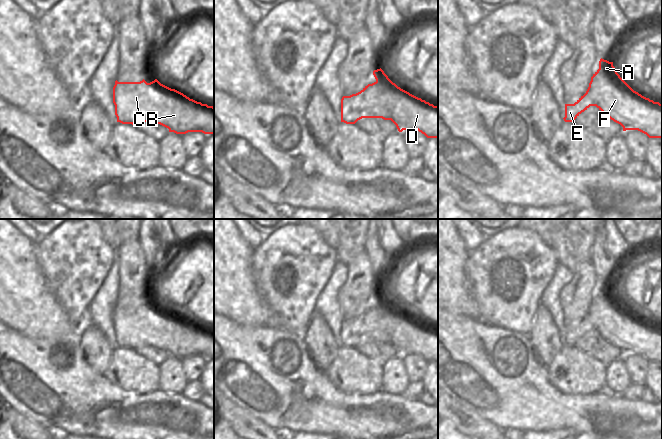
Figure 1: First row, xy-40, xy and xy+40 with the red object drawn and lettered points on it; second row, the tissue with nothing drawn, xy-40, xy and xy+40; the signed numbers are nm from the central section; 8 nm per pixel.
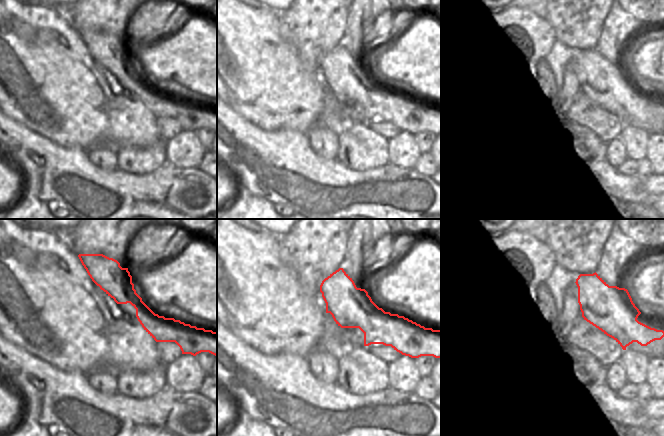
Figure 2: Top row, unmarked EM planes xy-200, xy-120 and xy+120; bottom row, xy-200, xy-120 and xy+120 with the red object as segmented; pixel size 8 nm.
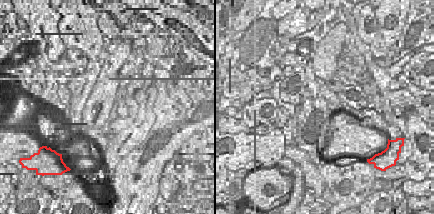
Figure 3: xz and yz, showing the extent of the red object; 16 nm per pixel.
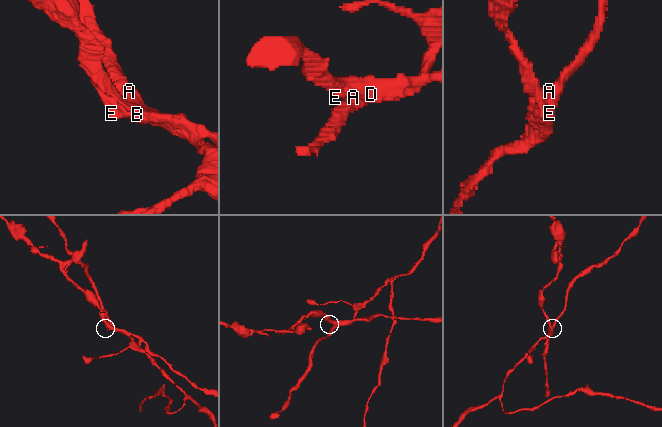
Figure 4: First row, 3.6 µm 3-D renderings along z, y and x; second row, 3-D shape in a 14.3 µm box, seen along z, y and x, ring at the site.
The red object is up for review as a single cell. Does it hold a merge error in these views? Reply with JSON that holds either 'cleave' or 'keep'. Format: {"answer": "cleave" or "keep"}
{"answer": "cleave"}

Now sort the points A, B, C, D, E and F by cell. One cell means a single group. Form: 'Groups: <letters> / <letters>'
Groups: A D F / B C E.

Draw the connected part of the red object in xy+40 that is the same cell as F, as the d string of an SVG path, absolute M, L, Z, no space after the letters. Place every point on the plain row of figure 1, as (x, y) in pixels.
M600 283L599 293L591 301L586 318L605 340L620 348L623 355L638 354L649 362L662 362L662 328L634 315L617 297L613 286Z

